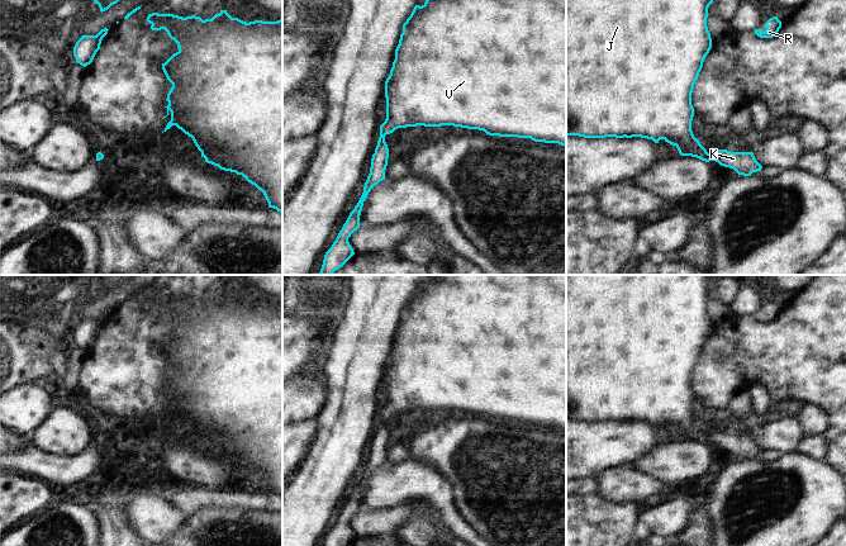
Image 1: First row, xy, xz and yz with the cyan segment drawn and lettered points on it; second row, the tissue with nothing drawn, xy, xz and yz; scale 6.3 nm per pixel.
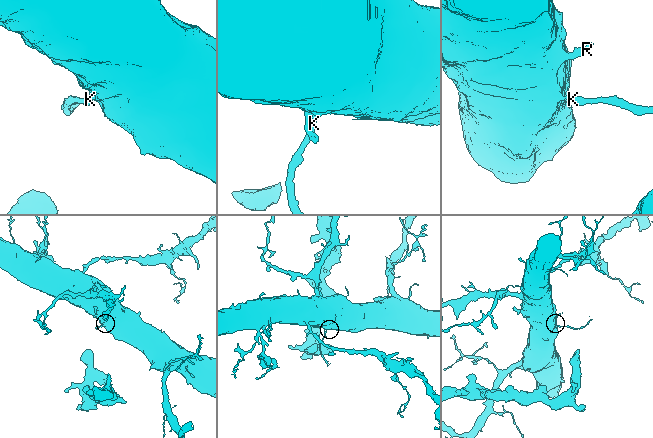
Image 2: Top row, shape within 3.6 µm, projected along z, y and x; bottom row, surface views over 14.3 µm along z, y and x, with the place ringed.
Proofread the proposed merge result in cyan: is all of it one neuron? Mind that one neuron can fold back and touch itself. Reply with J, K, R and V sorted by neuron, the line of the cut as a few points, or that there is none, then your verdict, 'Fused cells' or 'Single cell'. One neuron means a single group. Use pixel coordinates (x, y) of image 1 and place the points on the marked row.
Groups: J K R V. No split. Single cell

